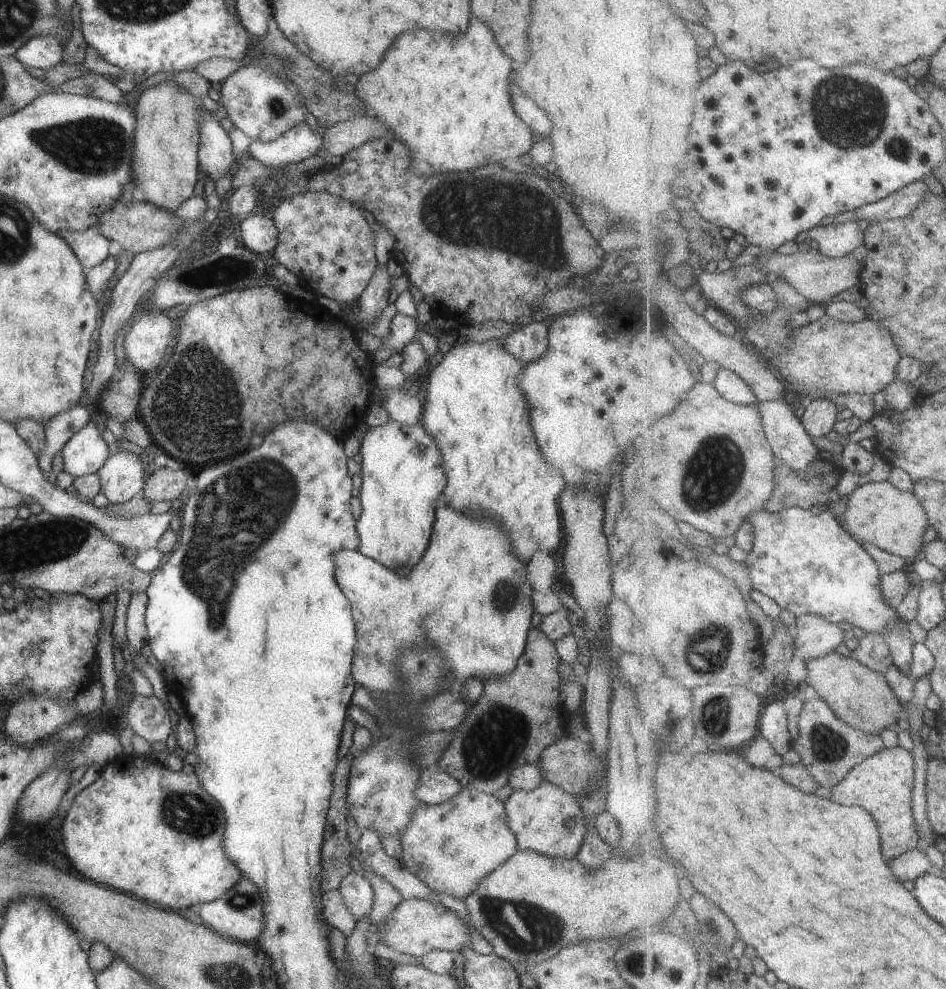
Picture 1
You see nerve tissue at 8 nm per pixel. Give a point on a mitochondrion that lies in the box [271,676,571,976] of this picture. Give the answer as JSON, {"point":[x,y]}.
{"point":[502,735]}

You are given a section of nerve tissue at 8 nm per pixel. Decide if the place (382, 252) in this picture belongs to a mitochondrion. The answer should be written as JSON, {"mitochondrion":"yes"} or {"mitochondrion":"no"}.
{"mitochondrion":"no"}

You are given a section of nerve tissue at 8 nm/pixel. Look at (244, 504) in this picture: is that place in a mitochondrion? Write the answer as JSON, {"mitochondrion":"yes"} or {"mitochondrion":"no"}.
{"mitochondrion":"yes"}

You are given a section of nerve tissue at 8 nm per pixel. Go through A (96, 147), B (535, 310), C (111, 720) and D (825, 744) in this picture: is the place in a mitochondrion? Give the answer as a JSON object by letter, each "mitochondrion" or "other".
{"A":"mitochondrion","B":"other","C":"other","D":"mitochondrion"}

